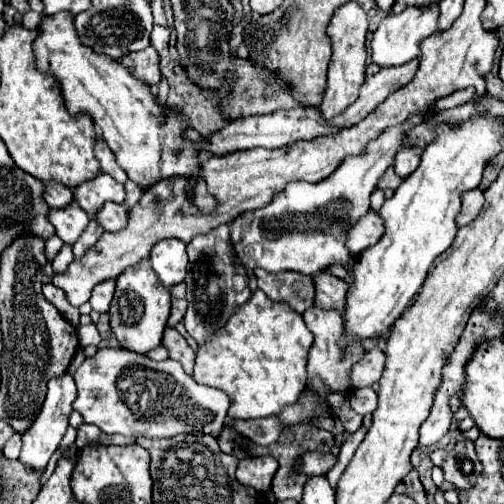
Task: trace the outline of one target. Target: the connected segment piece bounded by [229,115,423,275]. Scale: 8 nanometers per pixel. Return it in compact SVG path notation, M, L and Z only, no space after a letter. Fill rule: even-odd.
M411 115L403 127L387 127L379 139L371 141L363 155L353 155L343 159L343 165L333 171L321 183L297 181L289 183L279 195L255 211L239 215L231 225L231 245L235 247L235 263L245 269L265 269L267 273L279 271L299 271L303 275L317 275L327 269L327 265L345 265L349 261L349 251L345 247L345 235L351 225L355 225L369 211L369 197L377 187L377 181L389 165L393 165L395 153L403 145L403 135L421 123L423 115ZM243 219L249 225L243 231Z

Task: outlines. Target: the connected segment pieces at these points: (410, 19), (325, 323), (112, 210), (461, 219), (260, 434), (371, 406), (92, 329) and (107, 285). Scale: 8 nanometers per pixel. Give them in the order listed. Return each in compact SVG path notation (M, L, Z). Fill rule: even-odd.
M435 1L427 7L407 7L399 15L389 13L379 23L379 29L373 33L373 39L371 39L373 63L385 67L385 65L405 65L411 59L417 59L421 41L427 35L433 35L437 31L437 17L439 17L439 1Z
M309 307L305 313L303 313L303 319L307 323L307 327L311 329L315 341L313 341L313 347L309 351L309 363L307 363L307 373L309 373L309 379L307 379L307 385L319 393L321 399L327 399L329 391L351 391L351 385L349 385L349 371L351 367L357 363L357 359L361 359L361 355L365 353L361 345L353 345L347 349L347 353L343 355L343 351L337 347L337 339L341 337L343 333L343 319L341 319L341 311L335 311L335 309L321 309L321 307Z
M103 203L103 209L95 213L95 219L105 231L119 231L127 223L127 209L117 203Z
M481 189L467 191L467 193L463 195L463 209L461 209L459 217L457 217L457 225L459 225L459 227L463 227L463 225L471 223L471 221L479 215L479 211L481 211L483 203L485 203L485 199L483 199Z
M267 417L267 419L249 419L249 421L229 421L231 429L243 435L245 439L257 443L257 445L271 445L281 433L277 417Z
M371 387L365 389L353 389L351 391L351 409L359 415L373 413L377 409L377 393Z
M90 323L77 328L77 336L80 346L86 347L89 345L98 346L101 342L101 336L96 328L96 325Z
M105 281L105 283L99 283L95 287L95 291L91 293L91 299L89 299L93 311L97 311L97 313L107 313L109 311L113 289L115 289L115 281Z

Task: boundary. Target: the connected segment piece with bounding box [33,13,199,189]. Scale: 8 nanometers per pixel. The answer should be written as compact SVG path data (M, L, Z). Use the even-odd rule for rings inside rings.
M59 13L51 17L43 17L43 23L39 27L39 39L33 43L35 57L37 57L37 67L41 71L51 73L53 77L59 79L61 83L61 93L67 105L67 111L71 115L81 115L87 113L93 117L101 133L105 135L103 139L111 147L111 151L117 155L117 163L125 169L127 177L145 189L151 187L153 183L161 179L169 179L175 175L199 175L199 157L195 145L183 135L187 129L187 123L175 115L175 111L169 111L157 103L155 97L149 93L149 85L143 83L141 79L135 79L119 61L113 61L105 55L95 55L89 47L79 43L79 37L73 27L73 17L69 13ZM157 117L165 117L165 125L161 127Z

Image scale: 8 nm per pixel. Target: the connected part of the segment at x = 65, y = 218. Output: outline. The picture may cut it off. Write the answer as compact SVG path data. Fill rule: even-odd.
M69 203L65 209L51 209L51 215L47 215L47 219L51 219L55 235L69 245L79 239L79 235L89 223L87 213L79 207L79 203Z

